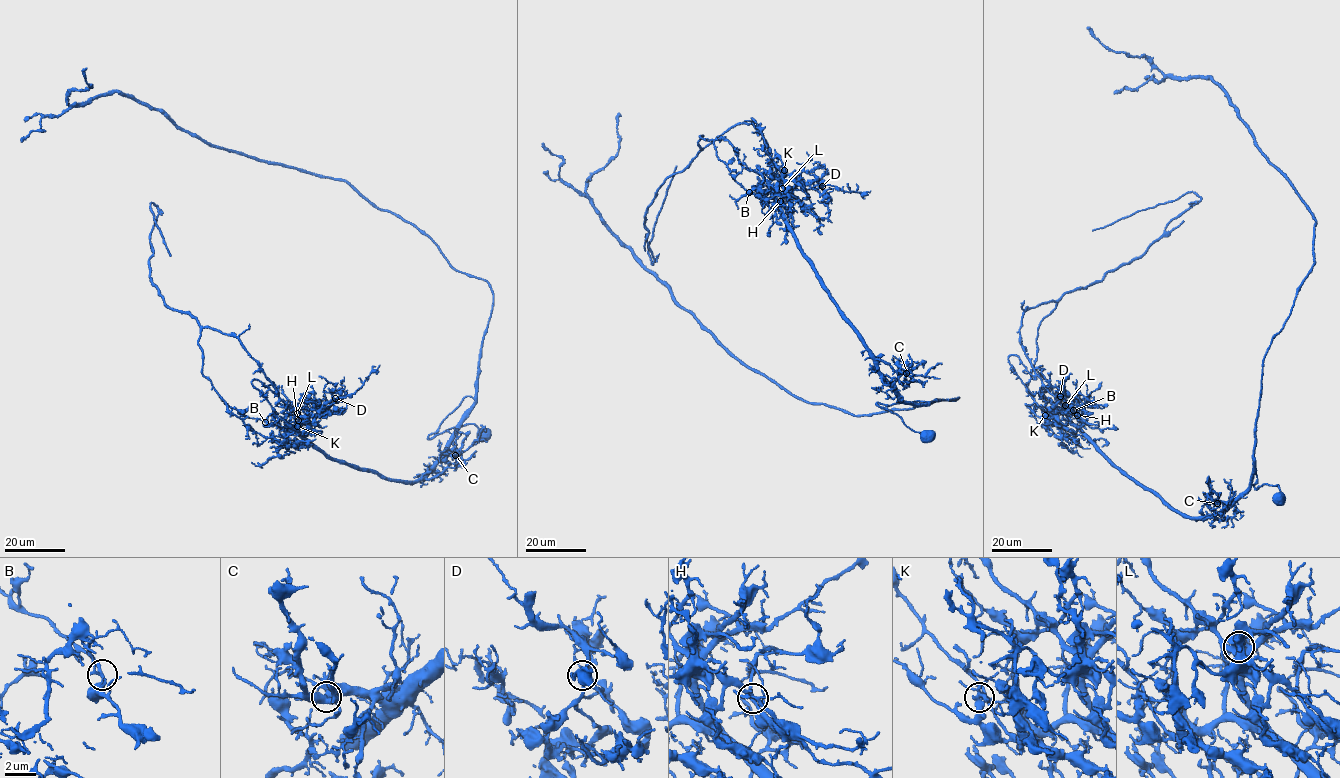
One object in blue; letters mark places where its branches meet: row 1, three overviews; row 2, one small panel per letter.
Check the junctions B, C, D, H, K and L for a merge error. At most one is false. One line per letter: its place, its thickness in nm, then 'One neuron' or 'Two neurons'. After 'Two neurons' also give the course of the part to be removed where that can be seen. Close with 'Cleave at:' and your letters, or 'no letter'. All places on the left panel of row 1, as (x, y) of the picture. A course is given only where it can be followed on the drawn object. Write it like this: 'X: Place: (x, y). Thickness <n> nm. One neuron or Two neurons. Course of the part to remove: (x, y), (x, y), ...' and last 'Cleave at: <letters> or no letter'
B: Place: (265, 422). Thickness 200 nm. One neuron
C: Place: (455, 455). Thickness 400 nm. One neuron
D: Place: (335, 398). Thickness 200 nm. One neuron
H: Place: (298, 420). Thickness 200 nm. One neuron
K: Place: (297, 426). Thickness 320 nm. Two neurons. Course of the part to remove: (297, 426), (252, 384), (276, 392), (236, 337), (167, 305), (151, 278), (151, 202), (171, 256)
L: Place: (297, 413). Thickness 360 nm. One neuron
Cleave at: K

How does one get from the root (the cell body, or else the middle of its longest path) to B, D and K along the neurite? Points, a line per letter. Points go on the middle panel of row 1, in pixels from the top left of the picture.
B: (927, 436), (877, 405), (928, 403), (907, 403), (879, 374), (774, 195), (759, 182), (749, 192)
D: (927, 436), (877, 404), (928, 403), (907, 403), (879, 374), (769, 181), (772, 174), (783, 188), (822, 186)
K: (927, 436), (877, 404), (928, 403), (907, 403), (879, 374), (871, 350), (803, 251), (769, 188), (784, 170)

